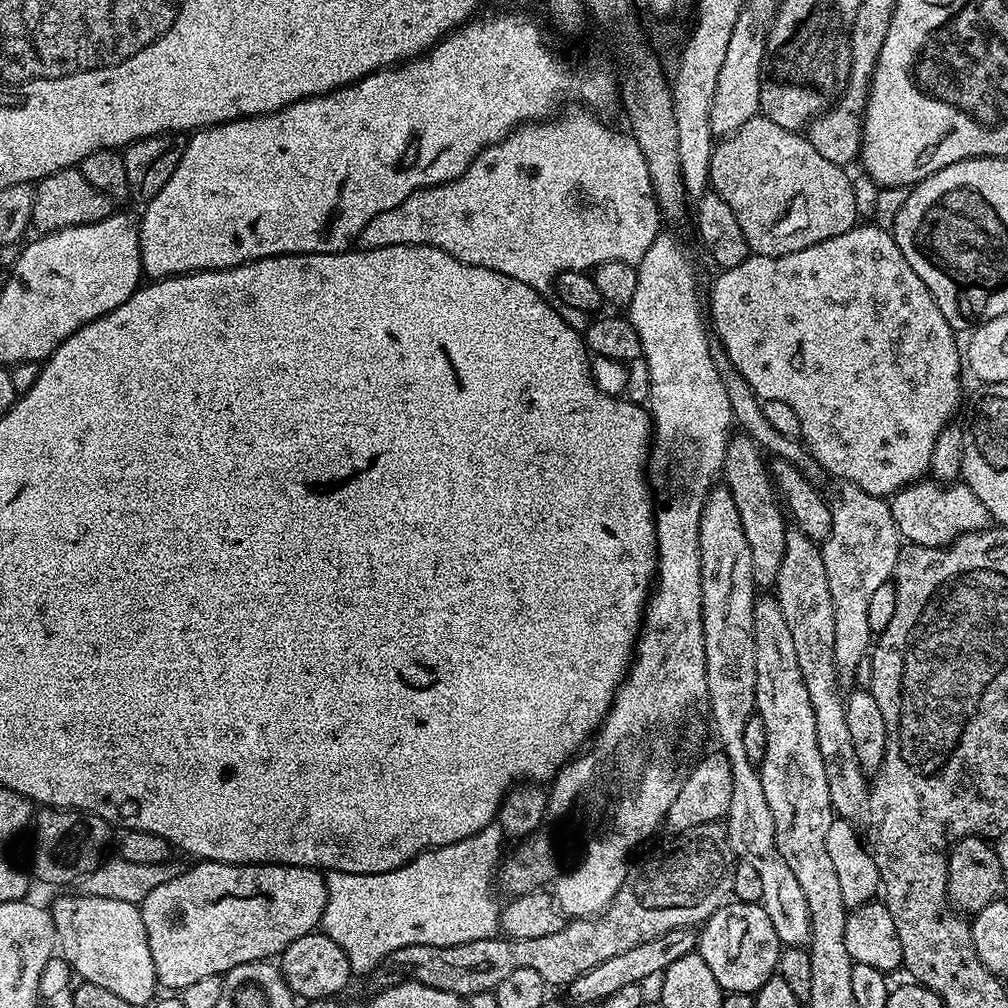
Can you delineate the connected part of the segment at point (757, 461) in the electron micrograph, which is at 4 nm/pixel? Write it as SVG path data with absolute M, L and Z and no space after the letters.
M736 435L728 440L726 446L722 480L734 498L738 518L742 518L742 534L746 534L746 542L750 546L752 573L756 583L760 586L772 586L776 583L778 566L782 566L782 554L786 546L786 518L778 503L778 493L766 460L764 464L765 453L751 437Z

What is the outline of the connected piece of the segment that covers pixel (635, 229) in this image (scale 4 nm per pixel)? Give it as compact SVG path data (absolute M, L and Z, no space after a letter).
M587 107L563 112L543 122L520 125L504 140L482 149L457 180L420 188L394 210L370 218L359 247L425 244L458 258L458 262L518 278L541 294L551 293L554 281L564 272L588 272L602 262L640 264L642 254L662 231L662 215L642 150L631 135L619 136L594 120Z

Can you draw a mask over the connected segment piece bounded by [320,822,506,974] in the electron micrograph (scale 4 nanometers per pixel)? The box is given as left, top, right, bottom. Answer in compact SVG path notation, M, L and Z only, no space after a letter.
M493 822L491 824L487 824L485 828L482 830L478 830L478 834L474 834L470 838L462 838L458 842L454 842L450 846L442 846L441 848L432 848L428 852L423 852L421 856L417 856L415 860L411 860L408 864L403 864L398 870L390 870L389 872L379 872L378 874L350 874L349 872L328 872L326 879L328 882L328 897L326 898L326 910L322 914L322 918L320 919L320 928L322 929L324 935L329 936L334 942L338 942L338 946L342 946L342 950L346 950L346 958L350 962L350 966L352 967L353 973L360 974L360 972L364 972L364 974L370 974L375 970L377 966L384 961L387 956L390 954L394 954L396 950L402 950L404 946L414 946L417 944L418 946L458 946L459 944L465 944L466 942L478 942L479 940L490 940L493 939L497 935L498 929L500 927L500 910L501 905L499 903L496 904L496 896L492 893L492 884L494 888L494 881L498 876L498 869L502 864L502 855L500 856L500 851L503 850L504 844L506 845L506 837L504 832L500 828L499 824Z

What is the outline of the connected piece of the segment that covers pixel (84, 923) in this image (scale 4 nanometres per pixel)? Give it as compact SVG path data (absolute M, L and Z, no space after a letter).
M75 895L60 896L50 904L59 955L68 961L73 973L83 983L102 986L102 990L110 990L118 994L118 998L126 998L126 1002L138 1002L141 1006L151 1005L157 995L158 981L154 970L154 958L150 958L150 942L146 938L146 926L142 922L139 907L130 902L118 902L118 898Z

